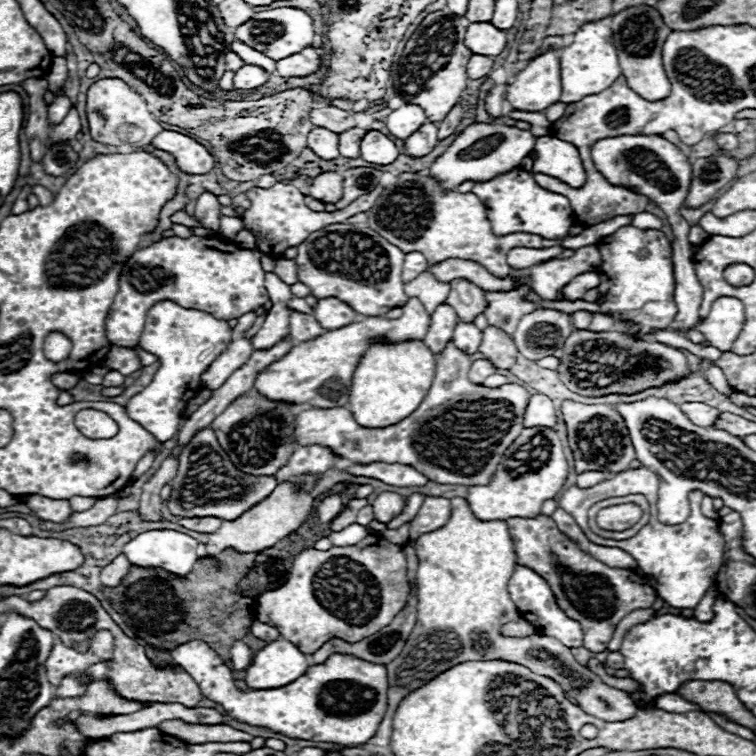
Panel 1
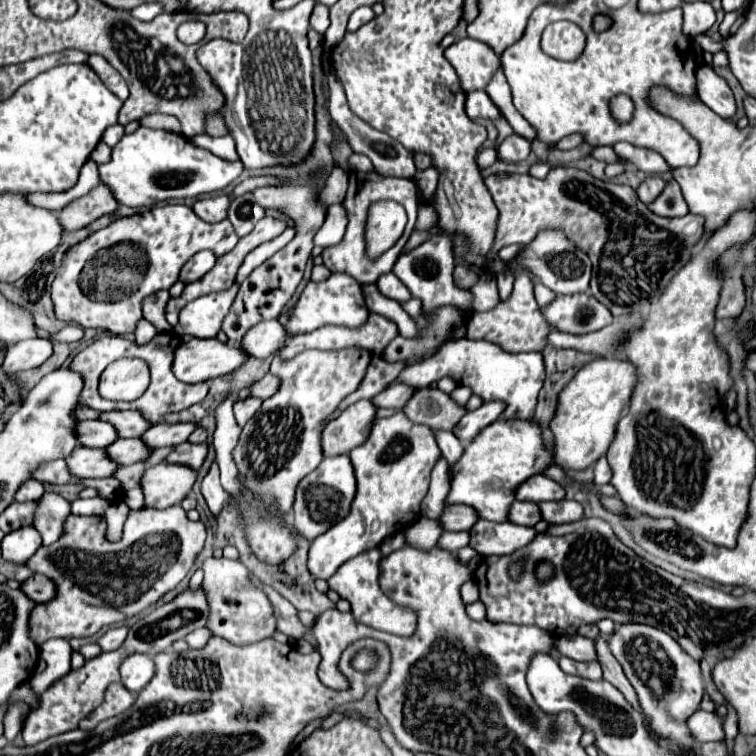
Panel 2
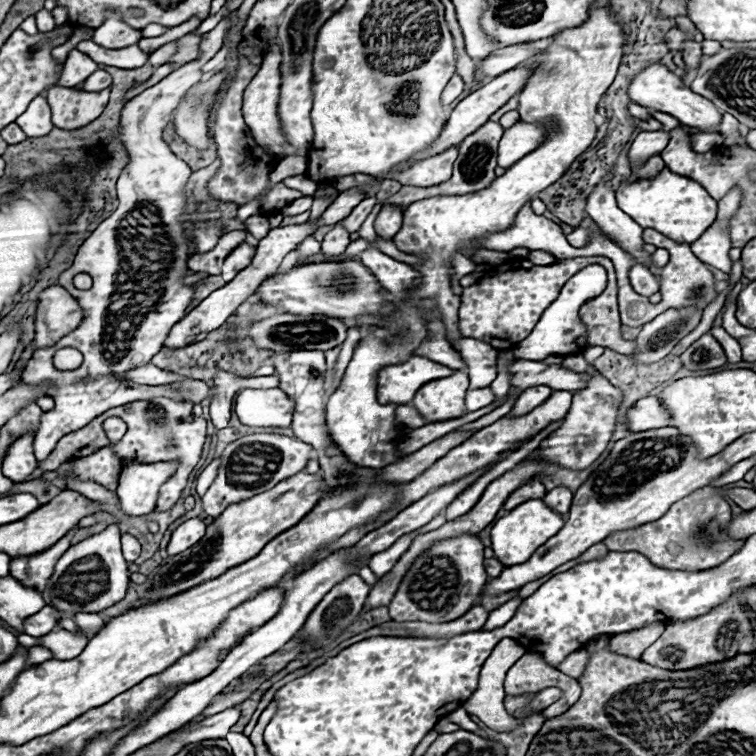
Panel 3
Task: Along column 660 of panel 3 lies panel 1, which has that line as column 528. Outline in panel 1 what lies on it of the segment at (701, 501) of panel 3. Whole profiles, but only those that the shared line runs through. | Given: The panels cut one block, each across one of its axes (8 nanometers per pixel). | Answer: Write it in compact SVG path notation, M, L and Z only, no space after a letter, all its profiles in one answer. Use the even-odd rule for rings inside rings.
M538 514L534 518L510 518L506 522L518 554L518 564L534 568L534 572L538 572L550 584L558 608L582 624L584 648L590 652L606 650L616 624L626 614L636 608L650 608L654 604L656 592L646 578L640 578L634 570L610 568L590 558L558 530L550 516Z

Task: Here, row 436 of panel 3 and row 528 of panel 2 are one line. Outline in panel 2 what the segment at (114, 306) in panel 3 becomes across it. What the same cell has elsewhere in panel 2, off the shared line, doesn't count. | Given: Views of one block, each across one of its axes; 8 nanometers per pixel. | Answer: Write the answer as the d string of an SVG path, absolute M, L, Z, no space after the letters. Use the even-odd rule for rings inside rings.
M44 492L36 502L32 526L40 532L44 546L50 546L62 536L62 522L70 514L70 502L54 492Z

